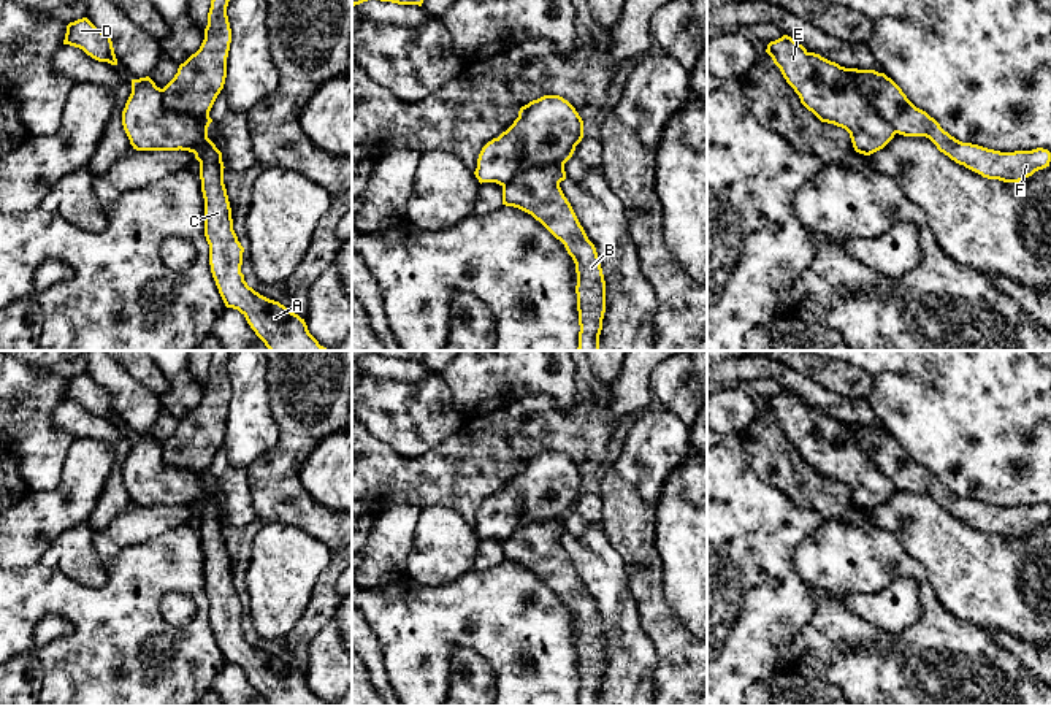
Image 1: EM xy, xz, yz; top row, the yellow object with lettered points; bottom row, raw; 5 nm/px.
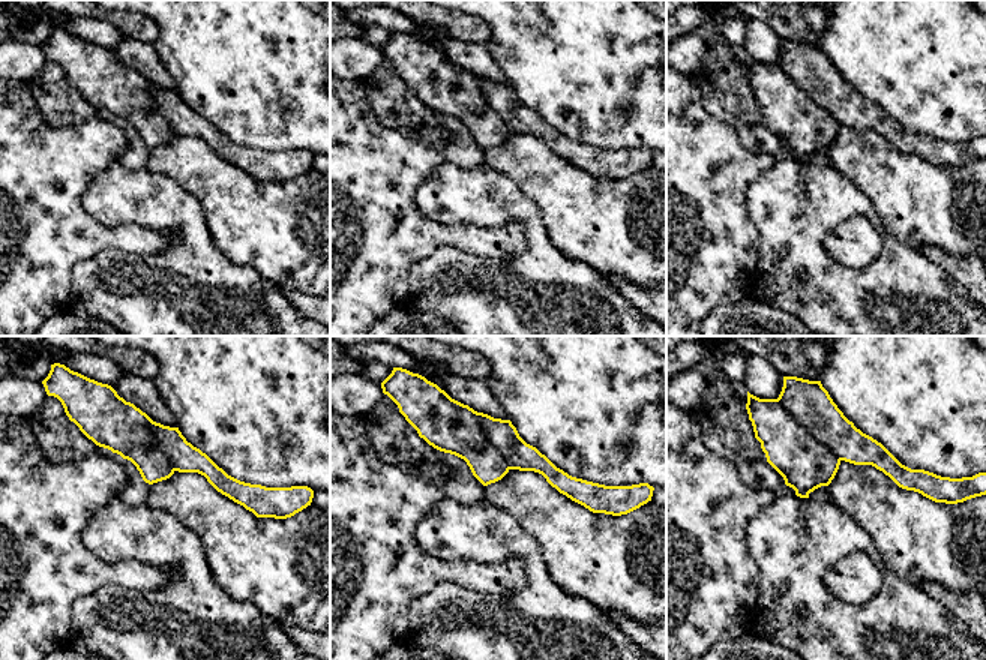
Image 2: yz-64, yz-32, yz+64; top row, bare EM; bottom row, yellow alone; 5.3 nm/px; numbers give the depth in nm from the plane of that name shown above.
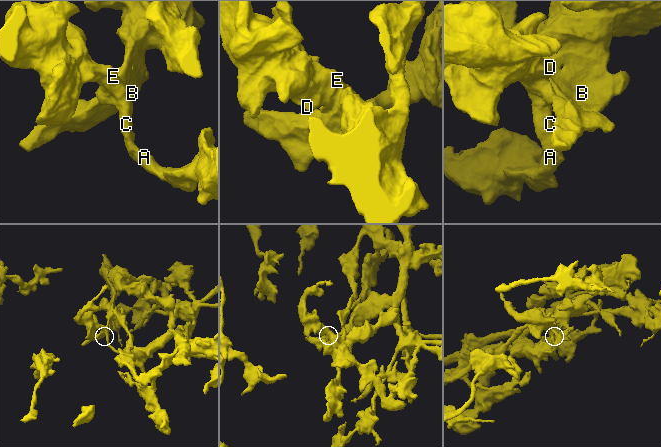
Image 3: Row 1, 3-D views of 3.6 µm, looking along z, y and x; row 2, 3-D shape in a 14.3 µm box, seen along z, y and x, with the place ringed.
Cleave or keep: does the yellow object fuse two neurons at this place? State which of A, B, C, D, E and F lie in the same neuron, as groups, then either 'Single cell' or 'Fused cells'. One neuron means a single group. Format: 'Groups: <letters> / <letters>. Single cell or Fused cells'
Groups: A C D E / B F. Fused cells

